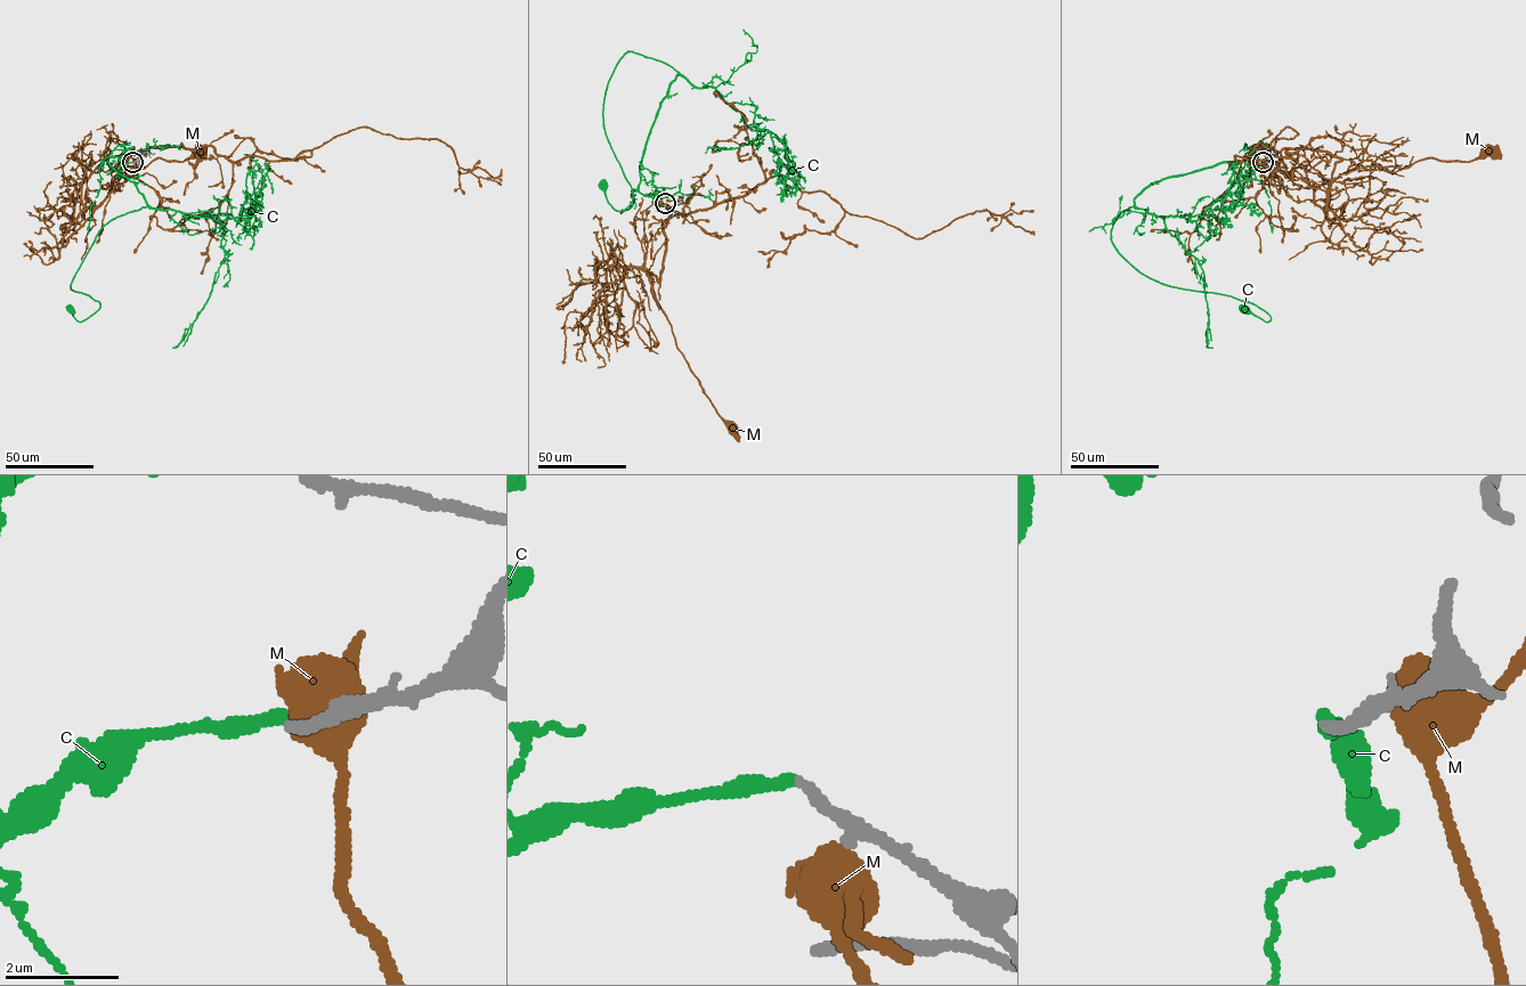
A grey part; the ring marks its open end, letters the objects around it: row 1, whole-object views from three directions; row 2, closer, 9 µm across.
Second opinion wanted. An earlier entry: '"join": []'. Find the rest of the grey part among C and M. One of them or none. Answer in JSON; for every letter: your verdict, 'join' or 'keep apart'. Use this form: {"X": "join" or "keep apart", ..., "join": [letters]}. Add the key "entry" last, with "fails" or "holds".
{"C": "keep apart", "M": "keep apart", "join": [], "entry": "holds"}

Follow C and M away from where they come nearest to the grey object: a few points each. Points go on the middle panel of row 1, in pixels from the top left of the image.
C: (665, 203), (639, 190), (640, 163), (680, 74), (632, 51), (603, 121), (631, 204), (617, 211), (602, 186)
M: (667, 205), (664, 259), (658, 280), (649, 273), (652, 290), (676, 348), (717, 414), (730, 424)

